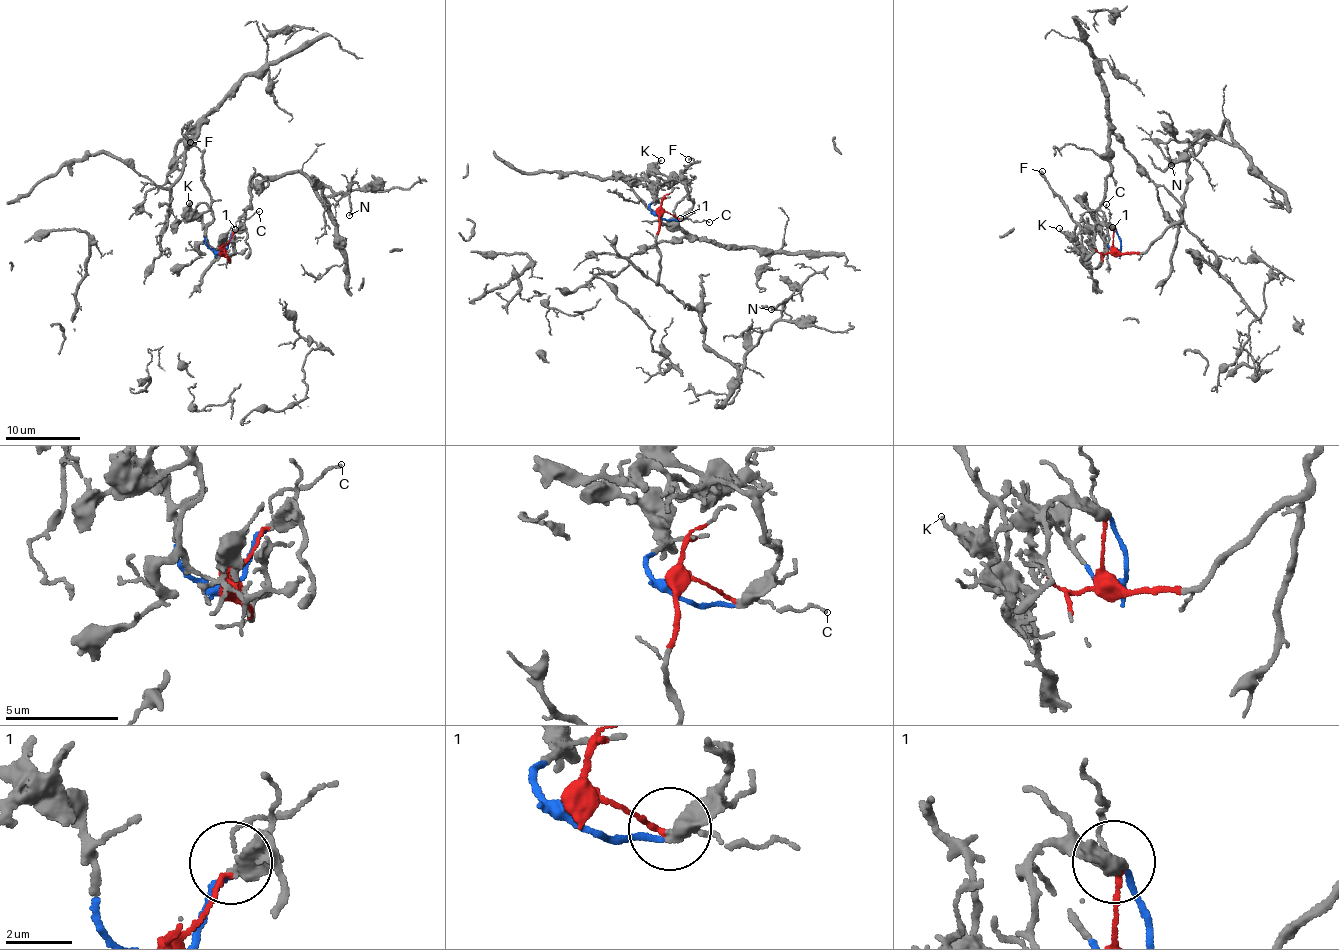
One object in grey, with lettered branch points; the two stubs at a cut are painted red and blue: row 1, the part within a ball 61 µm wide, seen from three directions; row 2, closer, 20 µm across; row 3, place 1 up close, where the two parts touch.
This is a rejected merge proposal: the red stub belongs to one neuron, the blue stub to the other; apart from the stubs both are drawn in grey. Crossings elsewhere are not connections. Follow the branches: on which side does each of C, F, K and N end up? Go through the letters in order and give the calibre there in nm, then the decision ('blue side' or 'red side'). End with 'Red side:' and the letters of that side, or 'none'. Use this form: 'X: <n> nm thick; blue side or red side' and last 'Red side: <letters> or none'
C: 100 nm thick; red side
F: 170 nm thick; blue side
K: 150 nm thick; blue side
N: 110 nm thick; red side
Red side: C, N

